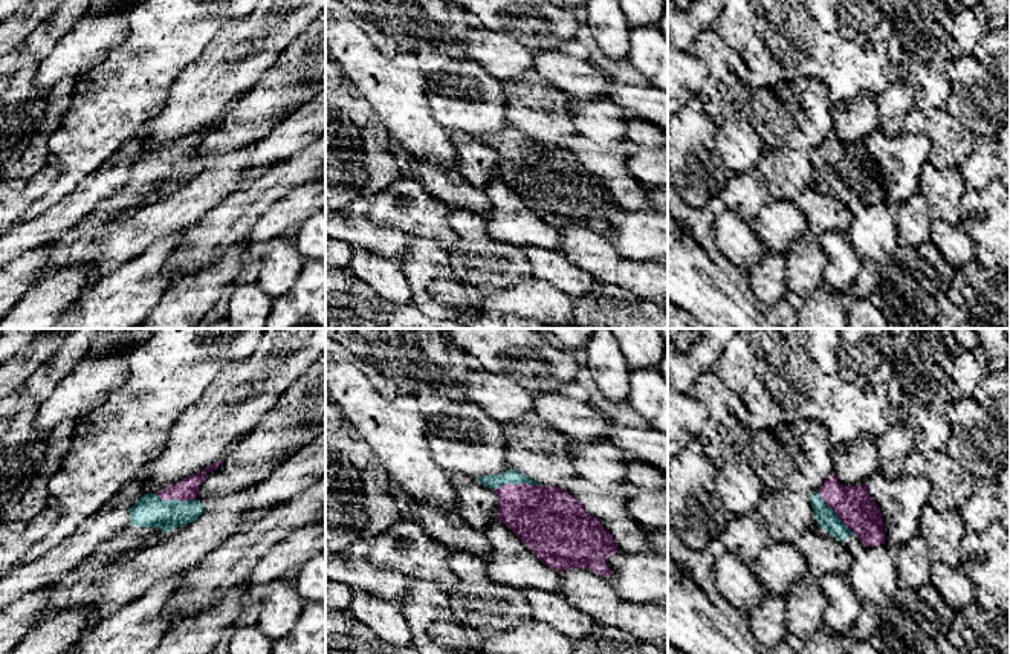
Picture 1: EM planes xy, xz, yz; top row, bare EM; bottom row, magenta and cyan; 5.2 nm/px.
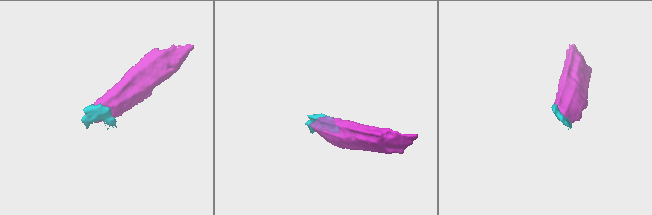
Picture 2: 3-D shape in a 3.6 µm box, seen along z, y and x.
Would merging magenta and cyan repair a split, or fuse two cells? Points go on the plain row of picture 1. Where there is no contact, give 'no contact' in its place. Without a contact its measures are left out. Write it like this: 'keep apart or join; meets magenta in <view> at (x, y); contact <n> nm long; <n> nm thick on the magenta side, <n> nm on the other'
join; meets magenta in yz at (835, 170); contact 340 nm long; 200 nm thick on the magenta side, 100 nm on the other

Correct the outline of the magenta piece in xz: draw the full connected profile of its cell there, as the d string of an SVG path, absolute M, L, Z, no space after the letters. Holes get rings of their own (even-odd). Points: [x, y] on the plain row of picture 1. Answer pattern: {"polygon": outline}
{"polygon": "M509 127L475 136L498 154L497 179L506 182L545 223L587 226L608 235L605 215L619 211L611 193L568 150Z"}

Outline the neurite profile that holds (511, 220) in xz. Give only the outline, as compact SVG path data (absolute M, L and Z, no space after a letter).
M494 179L483 191L492 206L484 215L490 238L521 249L559 246L559 229L541 220L506 182Z

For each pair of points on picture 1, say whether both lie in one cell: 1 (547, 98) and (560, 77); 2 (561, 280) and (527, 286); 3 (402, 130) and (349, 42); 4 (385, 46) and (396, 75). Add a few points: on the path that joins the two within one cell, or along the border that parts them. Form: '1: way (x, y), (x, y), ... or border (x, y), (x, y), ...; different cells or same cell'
1: border (552, 87), (570, 98); different cells
2: border (534, 275), (573, 298); different cells
3: way (402, 109), (399, 97), (365, 63); same cell
4: border (375, 46), (390, 57), (401, 52); different cells

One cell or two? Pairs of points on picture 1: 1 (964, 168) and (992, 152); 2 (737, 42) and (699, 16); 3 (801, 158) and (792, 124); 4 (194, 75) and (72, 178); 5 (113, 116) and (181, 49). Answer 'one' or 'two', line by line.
1: one
2: two
3: two
4: two
5: one

